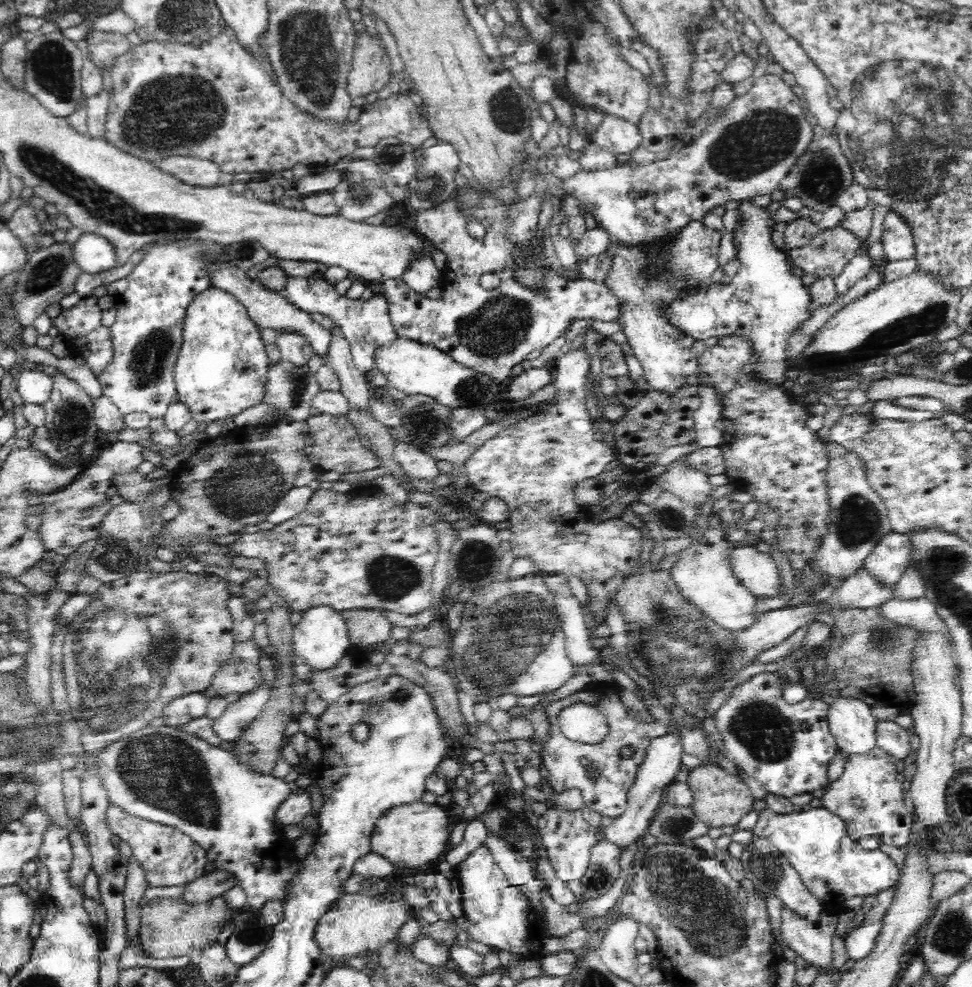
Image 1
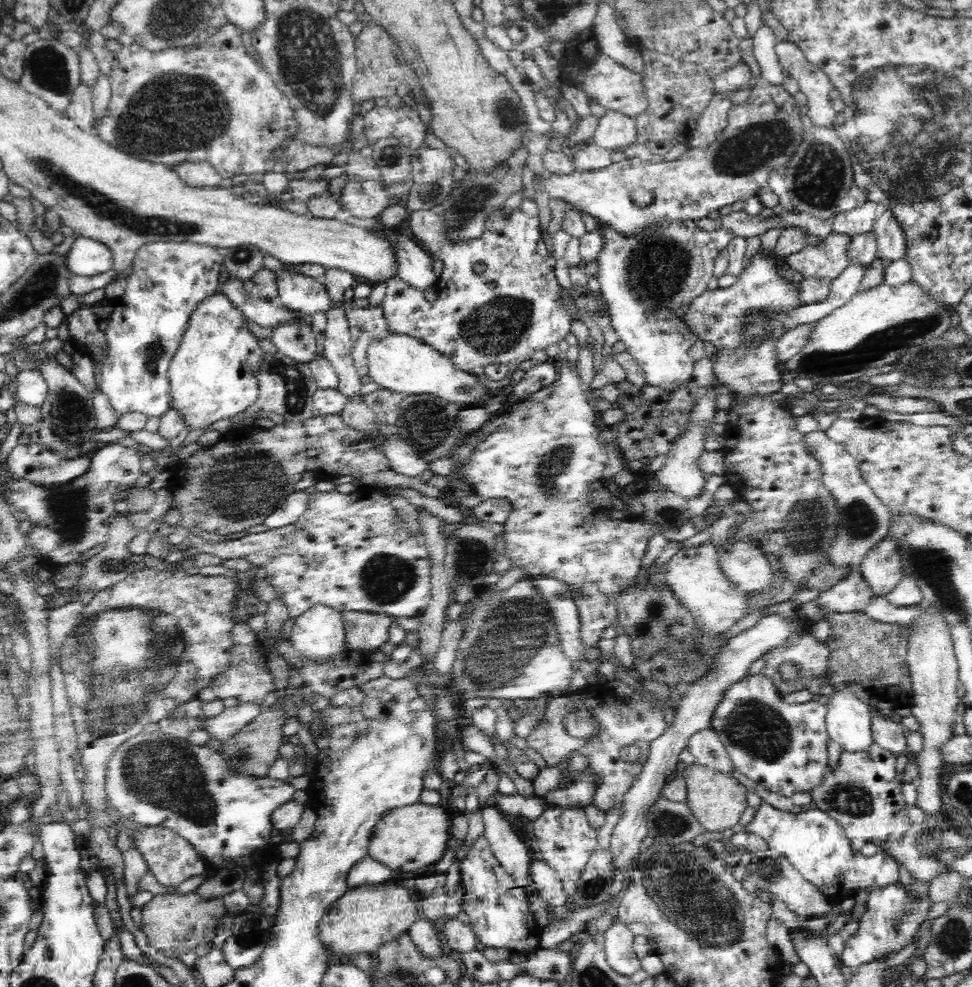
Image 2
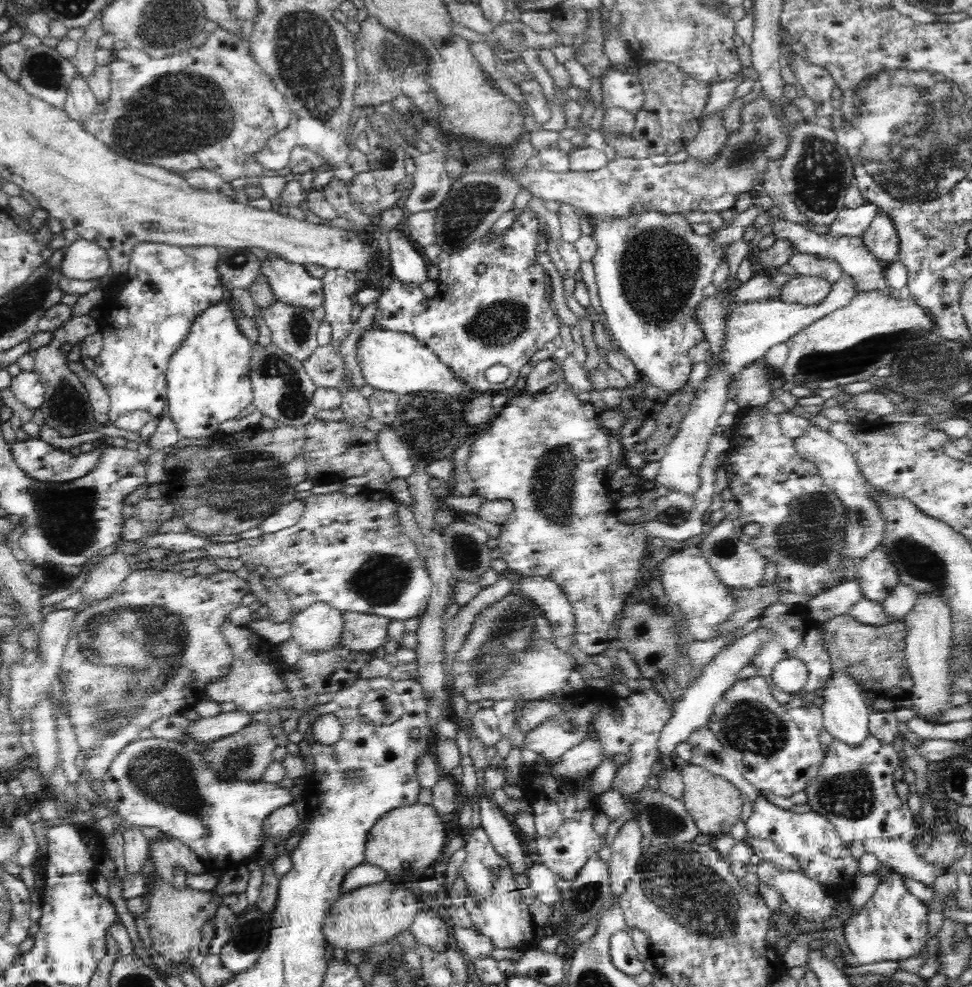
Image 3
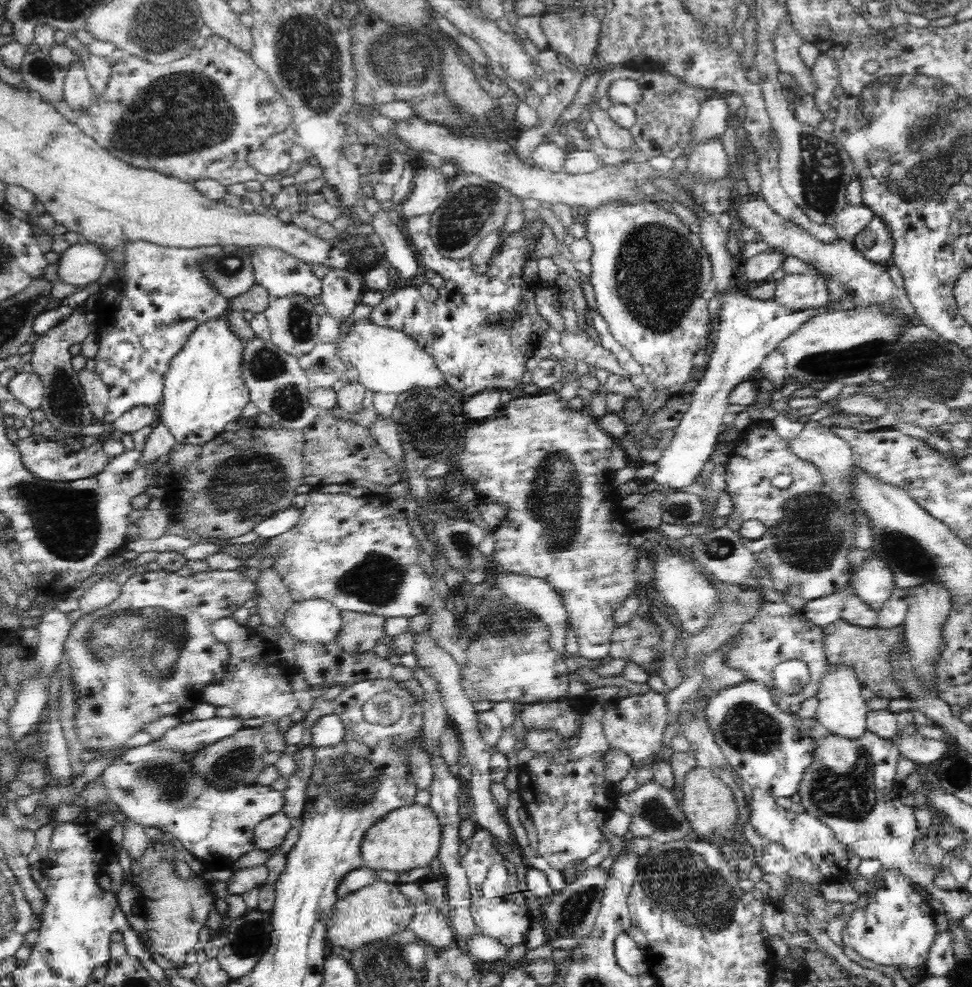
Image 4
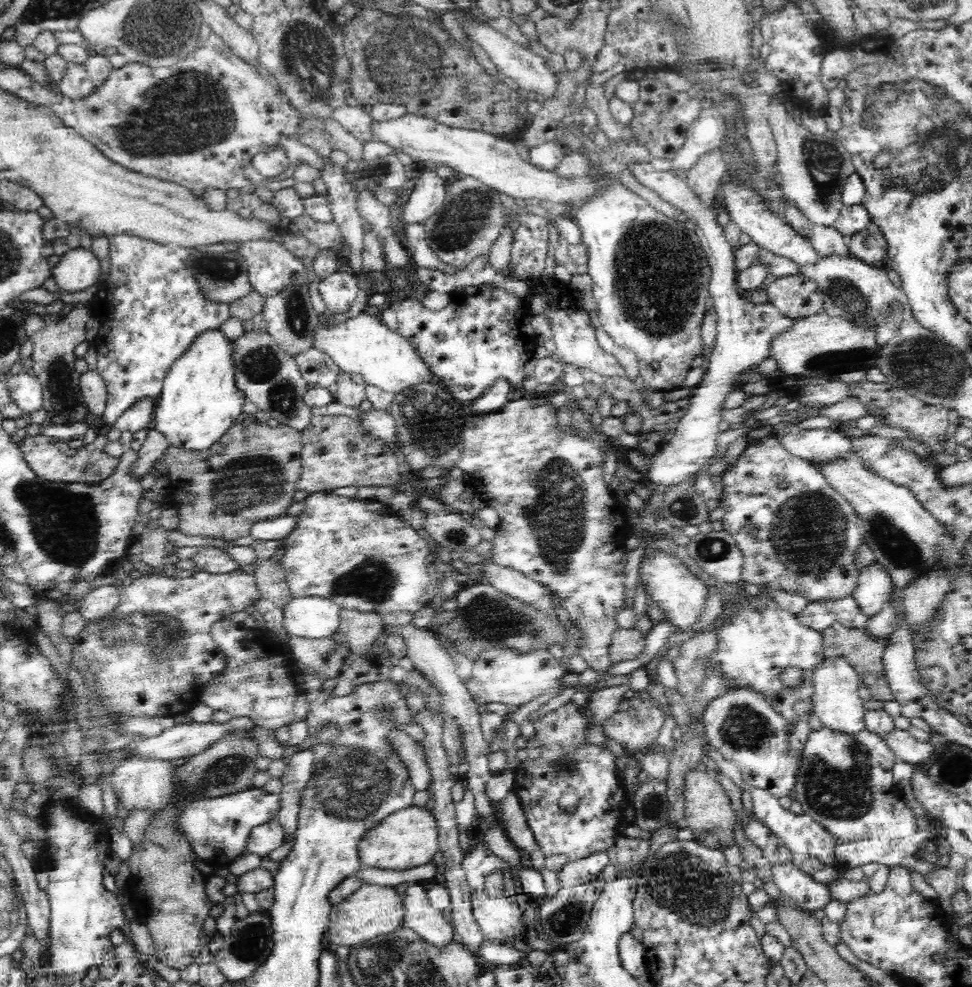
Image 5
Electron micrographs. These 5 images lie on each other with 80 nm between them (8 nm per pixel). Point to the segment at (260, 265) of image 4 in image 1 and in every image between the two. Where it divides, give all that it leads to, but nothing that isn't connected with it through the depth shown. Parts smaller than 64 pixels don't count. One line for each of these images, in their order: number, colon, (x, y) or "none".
1: (365, 323)
2: (304, 294)
3: (291, 283)

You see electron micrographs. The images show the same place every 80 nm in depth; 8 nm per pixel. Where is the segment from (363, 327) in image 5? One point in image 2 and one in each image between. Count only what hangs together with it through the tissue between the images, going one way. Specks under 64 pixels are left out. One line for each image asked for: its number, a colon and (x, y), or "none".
2: (399, 363)
3: (396, 362)
4: (390, 362)

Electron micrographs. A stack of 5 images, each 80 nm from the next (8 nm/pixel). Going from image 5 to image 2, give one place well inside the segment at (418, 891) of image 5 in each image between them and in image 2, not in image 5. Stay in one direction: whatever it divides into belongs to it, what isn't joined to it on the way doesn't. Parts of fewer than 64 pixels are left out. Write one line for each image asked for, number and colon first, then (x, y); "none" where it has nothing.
2: (424, 933)
3: (428, 929)
4: (430, 926)

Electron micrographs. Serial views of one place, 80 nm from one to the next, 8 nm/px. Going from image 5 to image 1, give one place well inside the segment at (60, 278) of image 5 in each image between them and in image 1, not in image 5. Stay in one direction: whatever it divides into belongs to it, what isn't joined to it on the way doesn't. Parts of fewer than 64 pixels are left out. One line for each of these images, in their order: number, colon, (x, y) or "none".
1: (92, 254)
2: (87, 257)
3: (84, 260)
4: (82, 264)

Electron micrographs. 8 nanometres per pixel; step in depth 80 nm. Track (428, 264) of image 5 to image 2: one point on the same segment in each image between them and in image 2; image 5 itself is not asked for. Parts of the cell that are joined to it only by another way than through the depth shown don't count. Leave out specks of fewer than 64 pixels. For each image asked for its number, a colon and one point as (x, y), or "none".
2: (472, 325)
3: (501, 314)
4: (477, 327)

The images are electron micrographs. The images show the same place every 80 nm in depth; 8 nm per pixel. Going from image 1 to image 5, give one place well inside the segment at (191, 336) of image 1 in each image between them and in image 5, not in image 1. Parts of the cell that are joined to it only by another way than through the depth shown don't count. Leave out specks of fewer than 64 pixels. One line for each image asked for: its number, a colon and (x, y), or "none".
2: (212, 375)
3: (208, 382)
4: (203, 390)
5: (200, 400)

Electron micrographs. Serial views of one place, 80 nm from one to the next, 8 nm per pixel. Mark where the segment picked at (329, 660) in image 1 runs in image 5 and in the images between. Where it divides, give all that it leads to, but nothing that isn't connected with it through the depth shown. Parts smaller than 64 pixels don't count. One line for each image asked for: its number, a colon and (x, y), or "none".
2: (319, 633)
3: (318, 626)
4: (318, 620)
5: (313, 617)

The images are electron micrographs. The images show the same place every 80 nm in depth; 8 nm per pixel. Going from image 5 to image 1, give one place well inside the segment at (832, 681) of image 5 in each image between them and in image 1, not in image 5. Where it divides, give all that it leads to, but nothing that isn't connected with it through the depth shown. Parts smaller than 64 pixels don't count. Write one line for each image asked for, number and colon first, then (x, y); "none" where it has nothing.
1: (851, 722)
2: (848, 720)
3: (845, 715)
4: (841, 710)

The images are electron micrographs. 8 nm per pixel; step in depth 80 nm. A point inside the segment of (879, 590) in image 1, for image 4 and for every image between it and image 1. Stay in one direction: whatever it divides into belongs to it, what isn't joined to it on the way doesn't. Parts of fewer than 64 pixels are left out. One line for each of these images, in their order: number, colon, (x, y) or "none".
2: (850, 594)
3: (838, 600)
4: (822, 611)

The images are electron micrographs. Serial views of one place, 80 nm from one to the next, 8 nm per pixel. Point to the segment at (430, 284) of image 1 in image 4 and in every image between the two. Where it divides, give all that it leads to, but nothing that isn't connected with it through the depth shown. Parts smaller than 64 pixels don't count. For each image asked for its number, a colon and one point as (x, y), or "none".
2: (415, 268)
3: (408, 265)
4: (401, 256)

